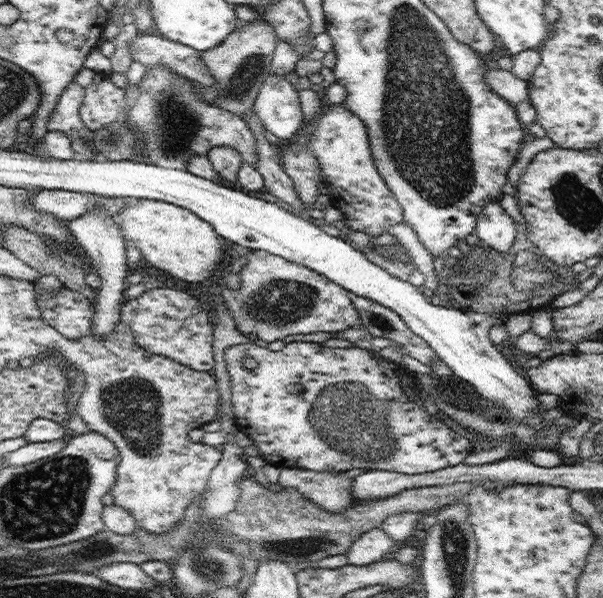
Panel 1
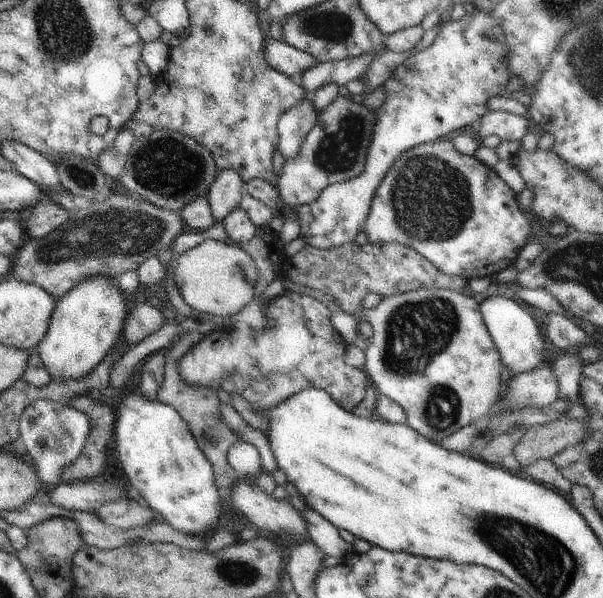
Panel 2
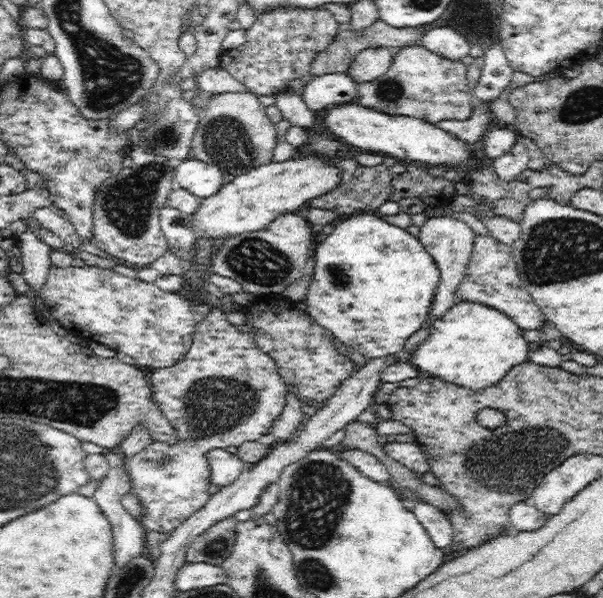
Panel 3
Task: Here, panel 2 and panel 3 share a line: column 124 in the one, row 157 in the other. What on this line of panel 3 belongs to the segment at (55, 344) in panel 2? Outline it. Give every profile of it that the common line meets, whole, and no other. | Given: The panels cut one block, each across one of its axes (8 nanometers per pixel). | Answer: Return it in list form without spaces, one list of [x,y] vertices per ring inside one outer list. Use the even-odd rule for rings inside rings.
[[[319,154],[290,158],[284,162],[270,161],[235,176],[232,181],[223,184],[216,194],[203,199],[193,215],[193,230],[198,238],[212,240],[254,233],[264,229],[281,214],[297,211],[312,198],[330,192],[341,183],[340,179],[341,170],[335,165],[334,159]]]

